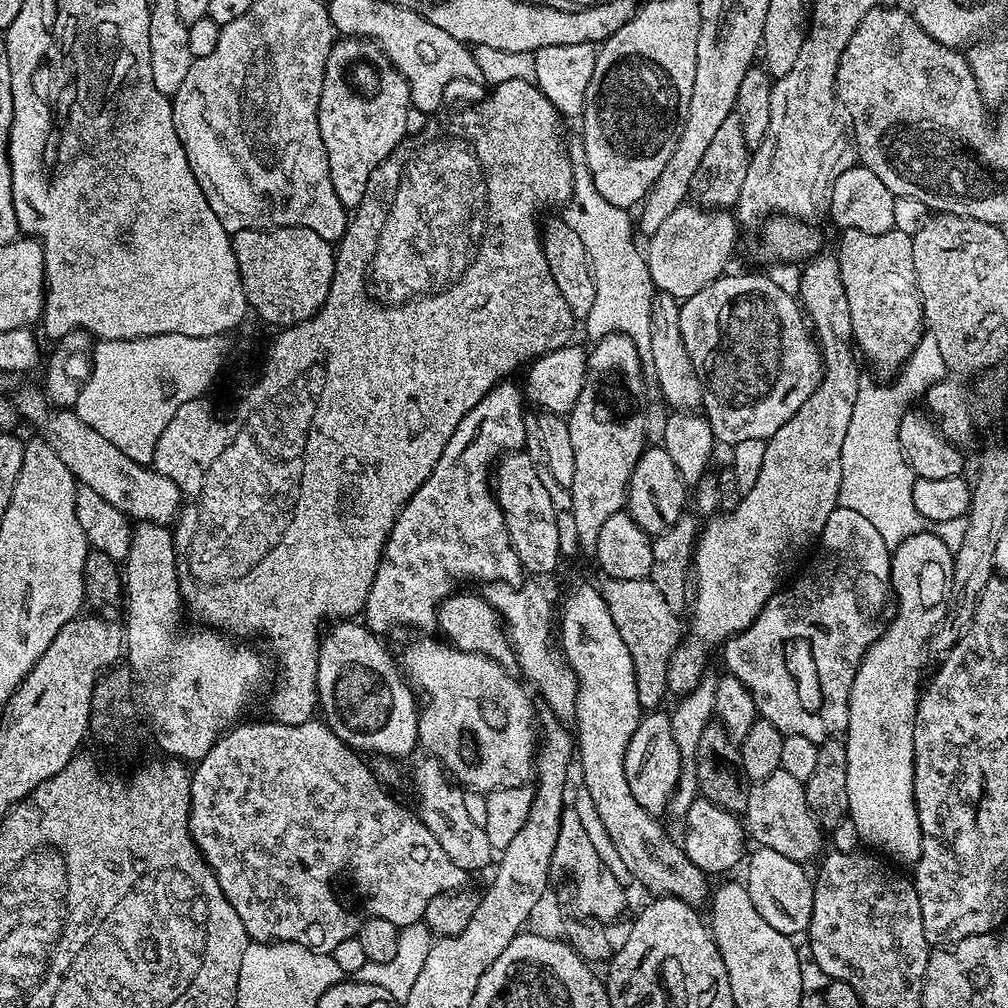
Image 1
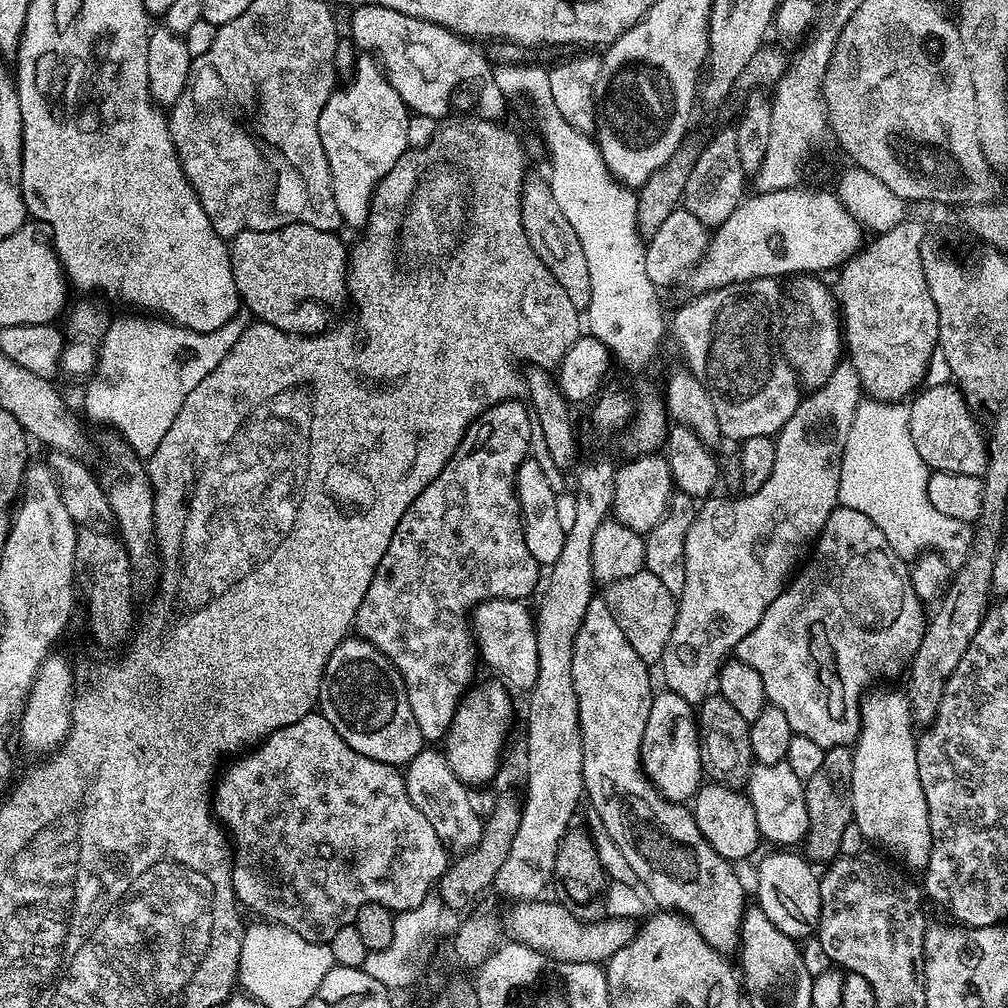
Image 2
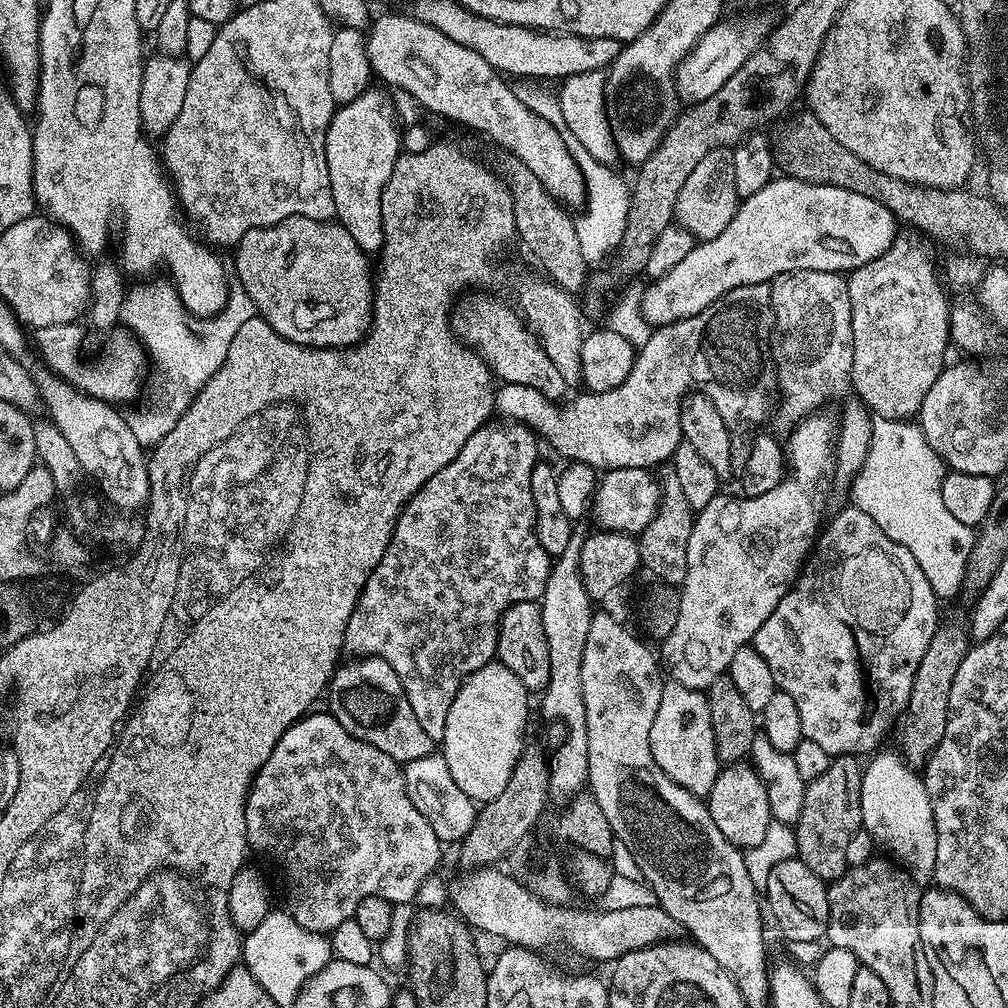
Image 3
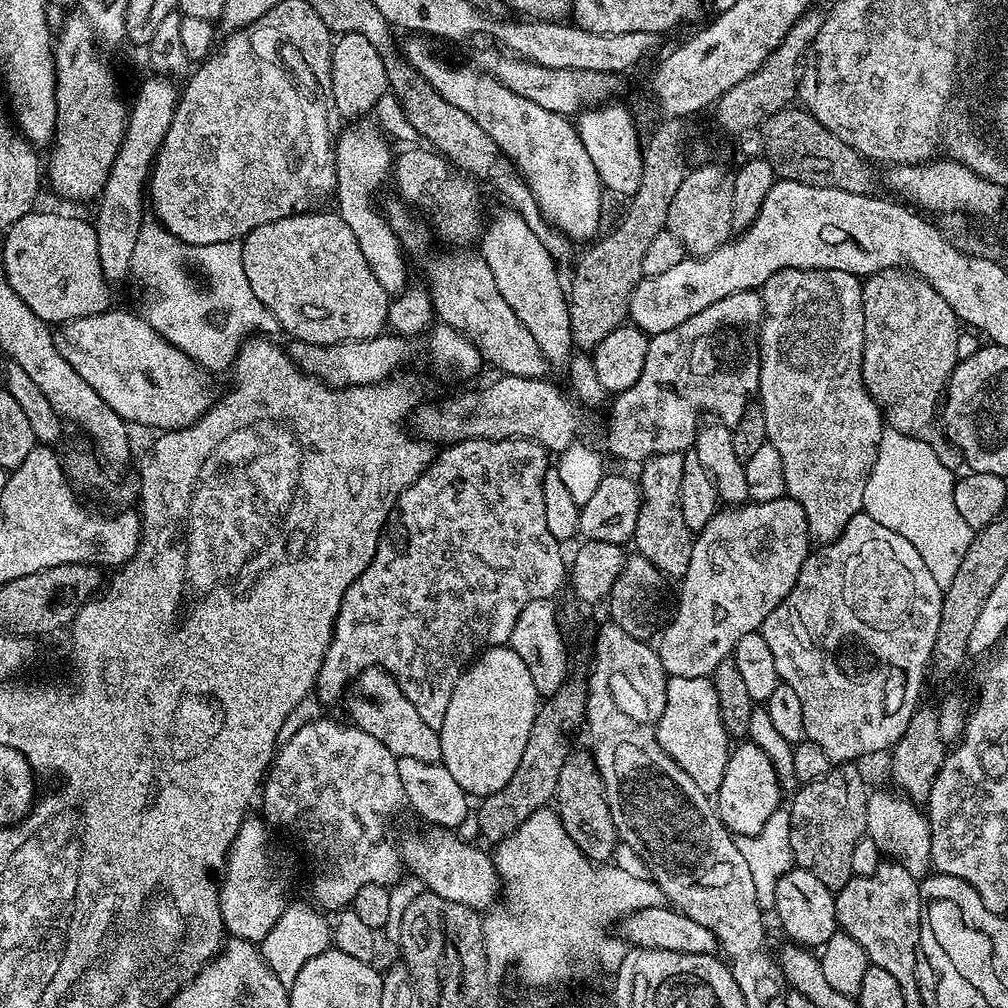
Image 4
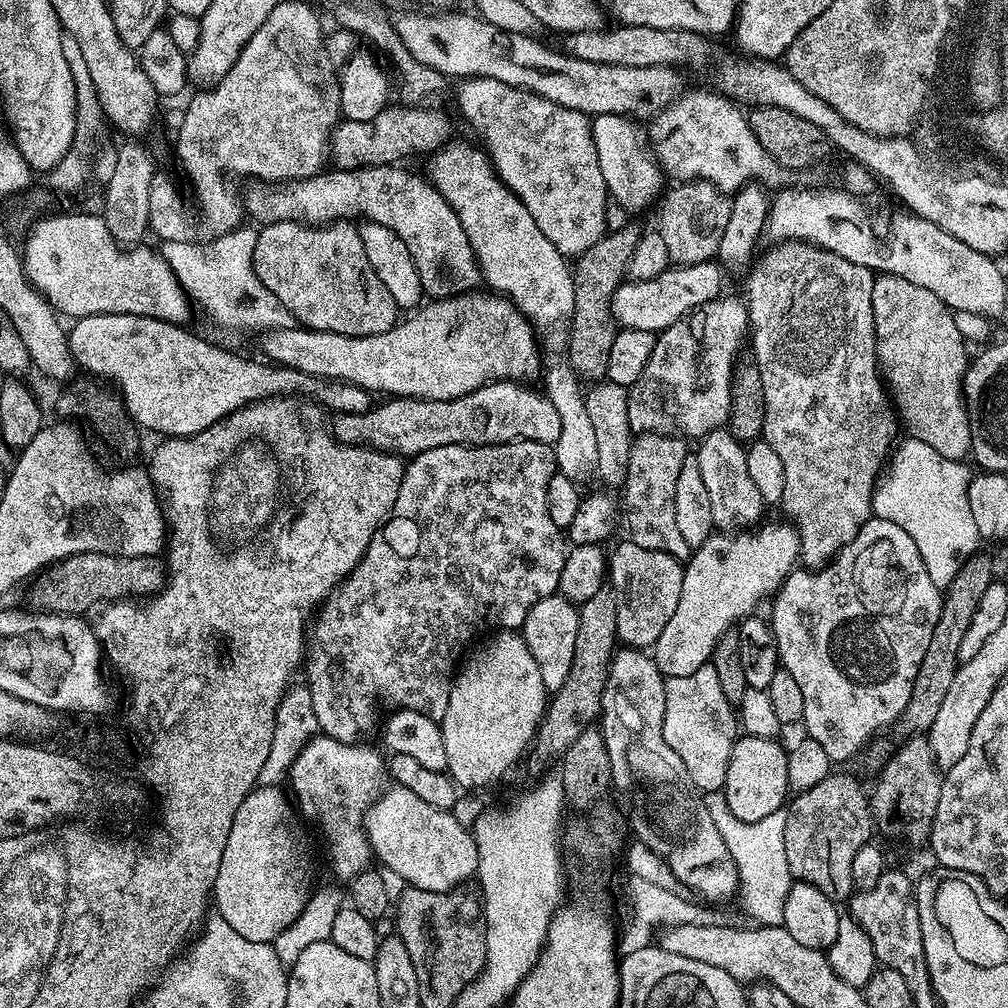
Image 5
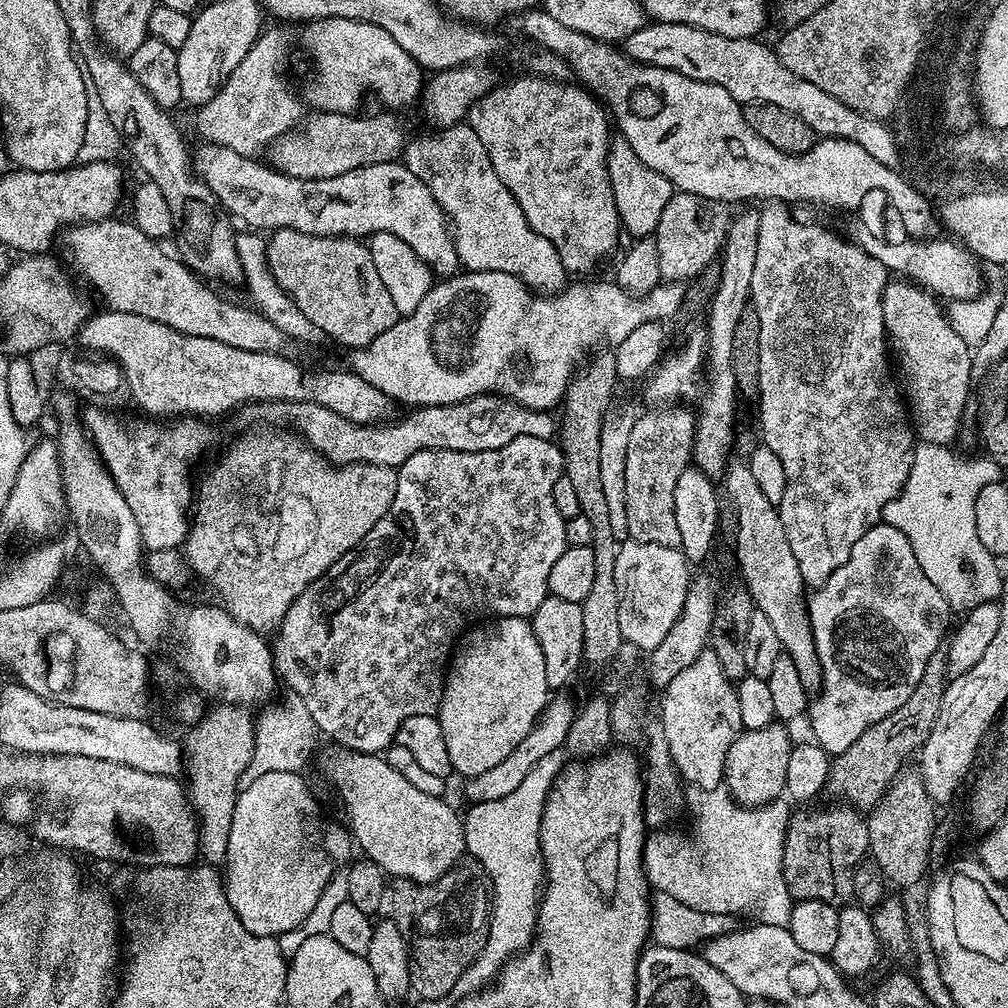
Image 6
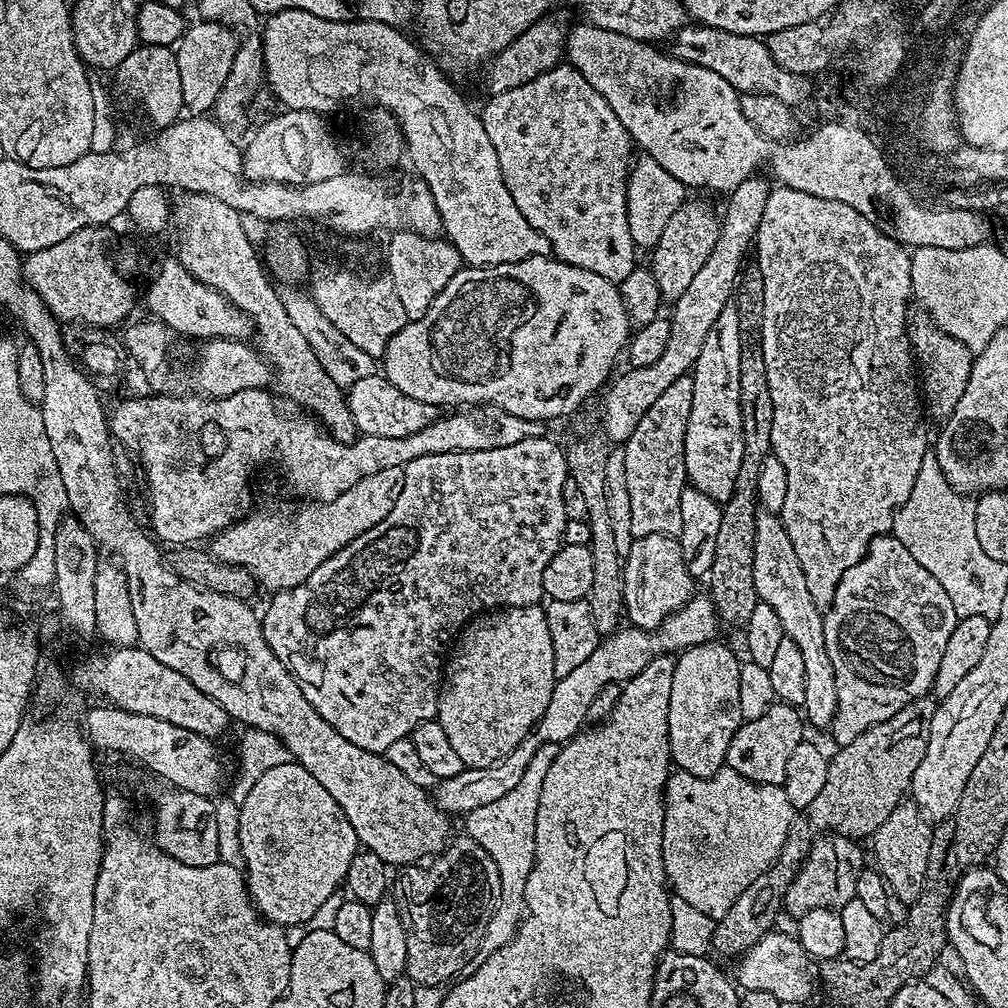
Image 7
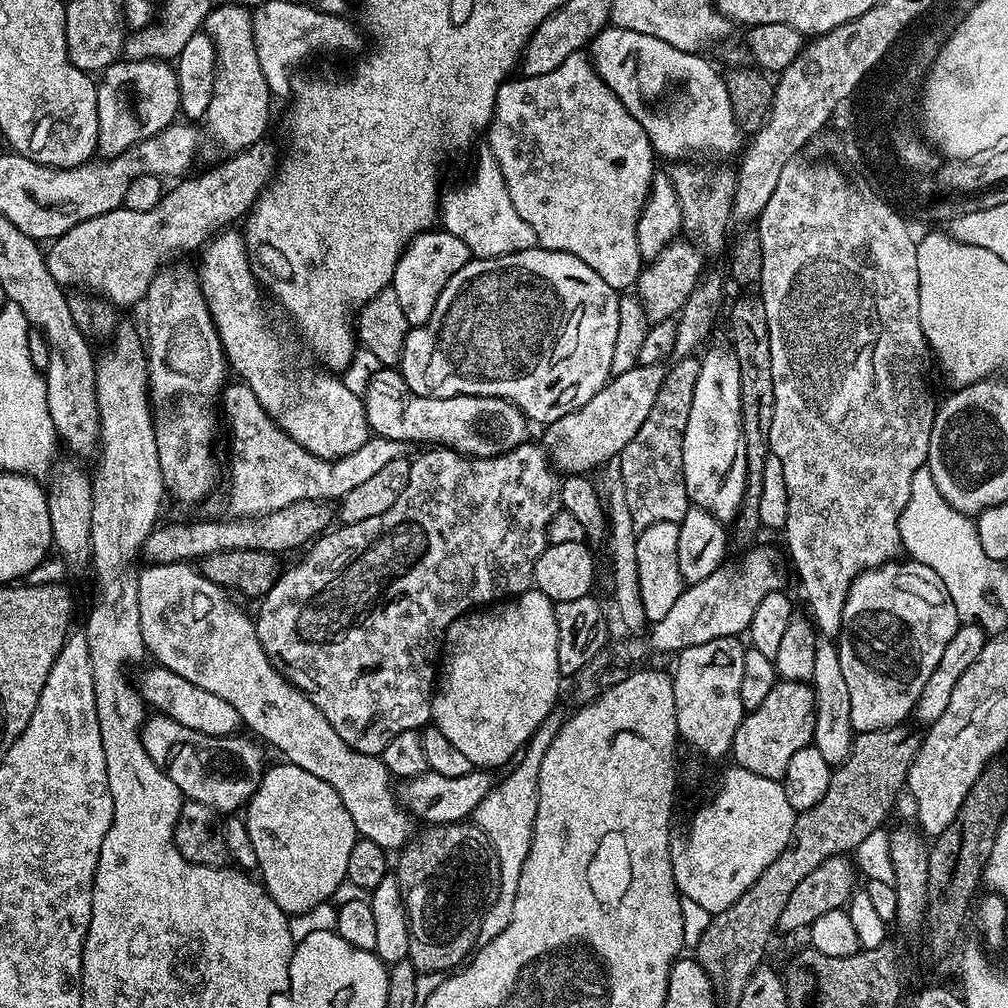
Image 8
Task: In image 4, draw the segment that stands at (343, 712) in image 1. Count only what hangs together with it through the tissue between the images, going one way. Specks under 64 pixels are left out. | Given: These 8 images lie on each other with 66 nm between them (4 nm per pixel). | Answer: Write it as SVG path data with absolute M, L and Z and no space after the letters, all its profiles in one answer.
M368 668L359 672L352 683L348 685L343 697L342 705L348 711L348 716L355 727L366 734L374 734L386 750L390 750L398 758L418 758L421 762L441 763L440 734L437 729L431 728L414 710L414 702L402 694L397 686L396 679L384 672L381 668Z

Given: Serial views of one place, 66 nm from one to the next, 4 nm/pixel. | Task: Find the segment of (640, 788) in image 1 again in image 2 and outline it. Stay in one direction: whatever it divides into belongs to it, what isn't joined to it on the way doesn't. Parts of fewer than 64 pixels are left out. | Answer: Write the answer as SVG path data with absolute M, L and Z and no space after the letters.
M667 690L657 691L652 697L650 714L646 718L646 730L642 730L640 742L640 767L652 787L673 804L691 801L700 789L700 733L698 716L693 705L678 694Z

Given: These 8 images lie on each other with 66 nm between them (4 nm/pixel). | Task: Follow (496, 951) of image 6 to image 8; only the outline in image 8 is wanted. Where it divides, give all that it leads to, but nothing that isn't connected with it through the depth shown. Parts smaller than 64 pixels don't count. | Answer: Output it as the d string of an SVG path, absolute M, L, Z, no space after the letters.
M550 715L541 722L538 730L524 745L518 759L507 769L508 777L501 784L500 781L493 783L491 791L486 794L486 798L482 798L482 802L478 802L470 817L471 823L477 824L492 844L500 871L498 895L484 913L482 932L488 938L502 934L510 922L510 914L514 914L518 874L522 874L522 862L526 862L526 854L530 854L534 818L538 810L538 770L542 770L542 758L546 758L546 750L550 750L550 742L554 742L560 729L562 720L558 716Z

